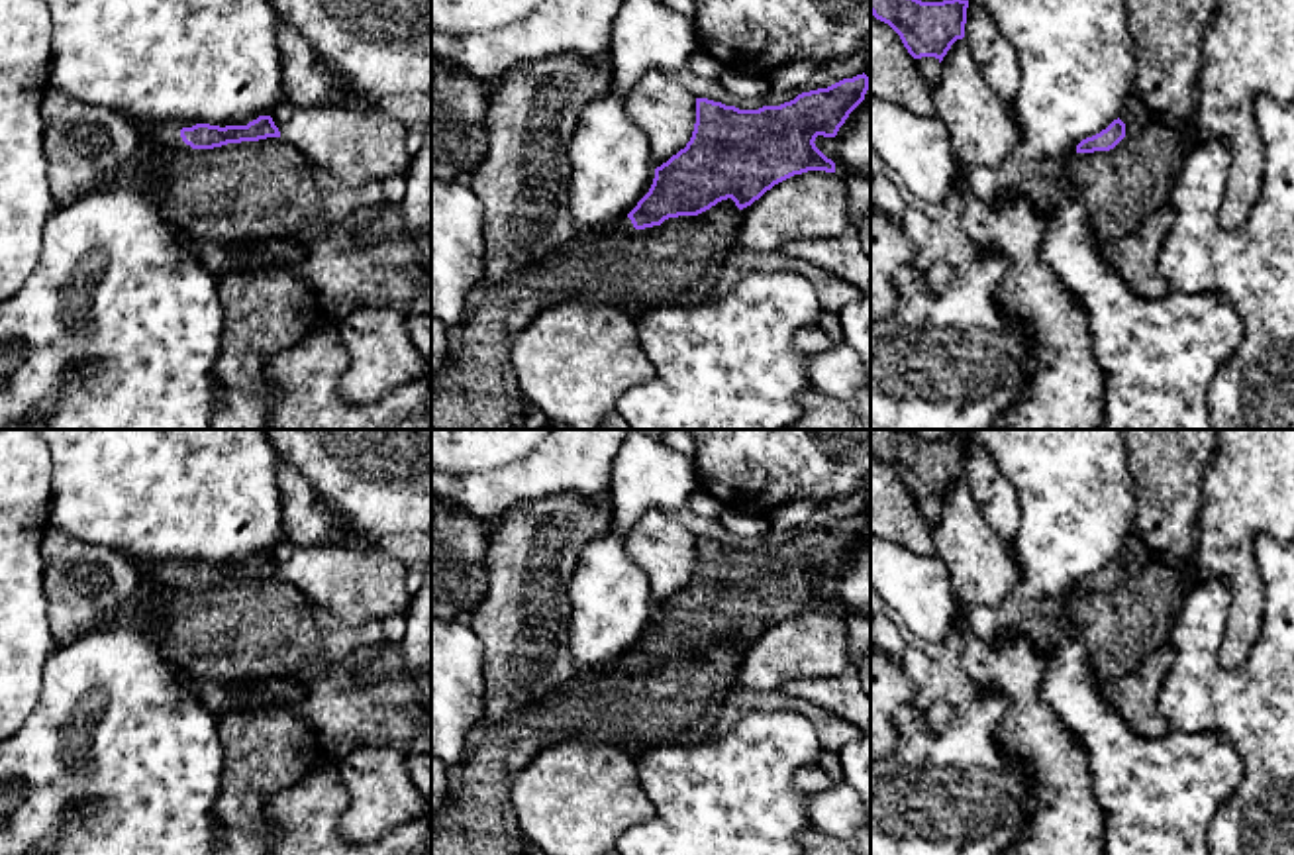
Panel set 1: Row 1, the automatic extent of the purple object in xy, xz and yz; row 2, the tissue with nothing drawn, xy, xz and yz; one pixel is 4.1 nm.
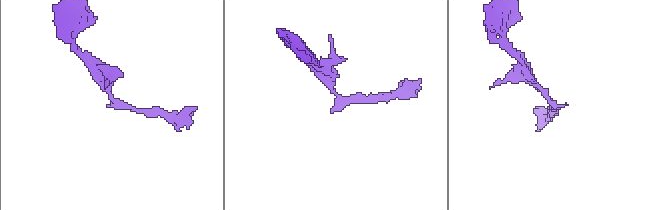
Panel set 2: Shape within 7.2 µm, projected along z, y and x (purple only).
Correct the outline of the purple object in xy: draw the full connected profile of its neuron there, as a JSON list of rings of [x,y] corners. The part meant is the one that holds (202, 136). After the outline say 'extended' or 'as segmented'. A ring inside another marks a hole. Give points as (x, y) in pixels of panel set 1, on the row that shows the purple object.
[[[135,116],[129,118],[133,120],[139,131],[139,139],[149,141],[151,145],[163,151],[214,149],[227,143],[280,137],[280,131],[271,116],[259,116],[247,126],[225,126],[225,127],[210,126],[210,124],[180,127],[176,124],[157,124]]] | extended

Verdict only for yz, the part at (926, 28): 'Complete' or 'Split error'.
Complete

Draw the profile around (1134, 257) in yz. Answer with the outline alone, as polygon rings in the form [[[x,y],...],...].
[[[1165,204],[1151,212],[1129,235],[1102,243],[1102,259],[1139,298],[1163,298],[1169,288],[1159,273],[1159,247],[1174,222]]]

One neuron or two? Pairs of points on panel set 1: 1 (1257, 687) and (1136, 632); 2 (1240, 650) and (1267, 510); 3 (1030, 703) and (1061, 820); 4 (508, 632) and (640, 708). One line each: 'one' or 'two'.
1: two
2: one
3: one
4: two

